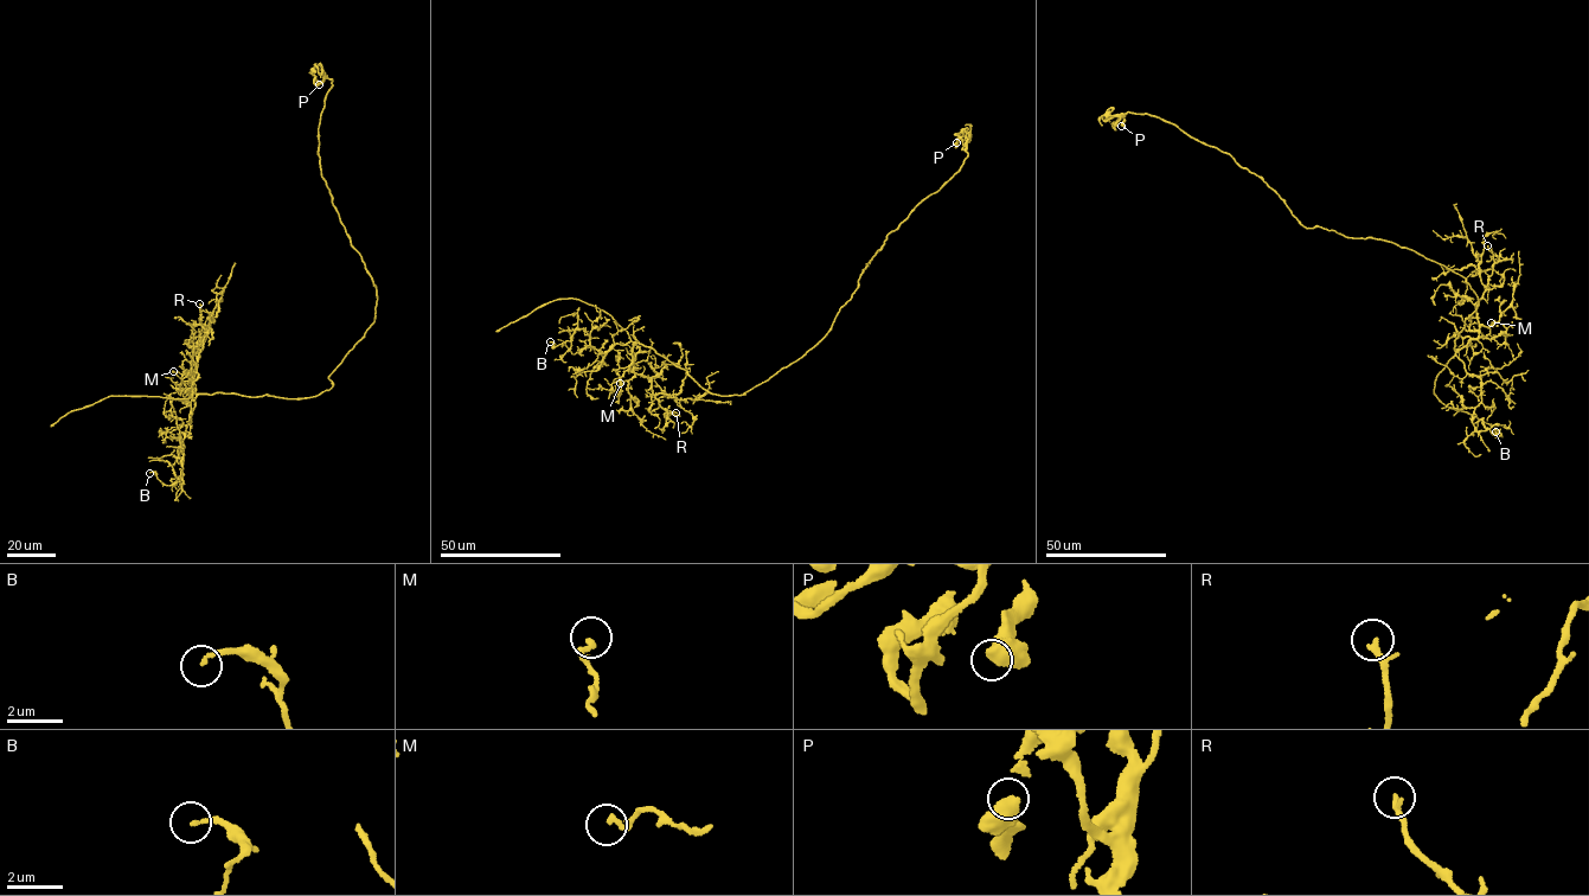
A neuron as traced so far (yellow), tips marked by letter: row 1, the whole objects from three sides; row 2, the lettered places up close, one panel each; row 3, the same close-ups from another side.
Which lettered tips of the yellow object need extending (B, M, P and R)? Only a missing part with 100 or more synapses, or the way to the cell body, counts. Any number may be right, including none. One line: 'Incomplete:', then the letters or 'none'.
Incomplete: none

